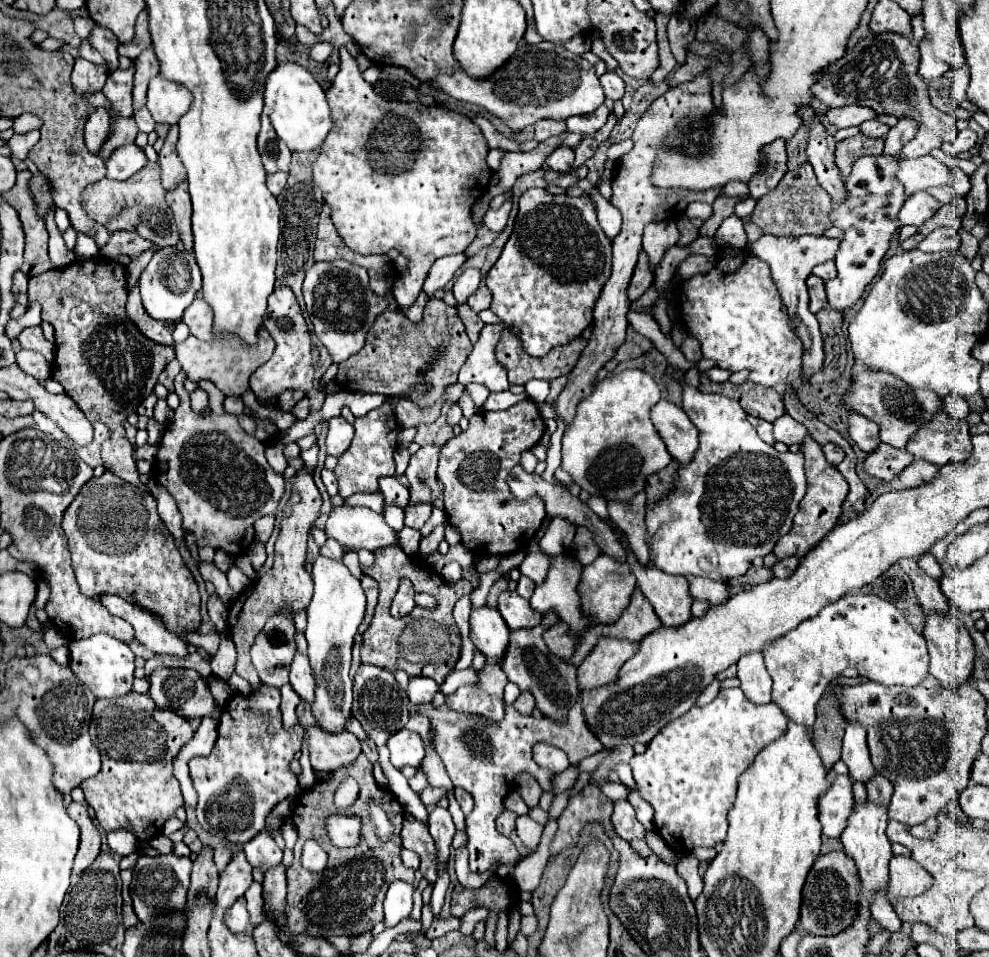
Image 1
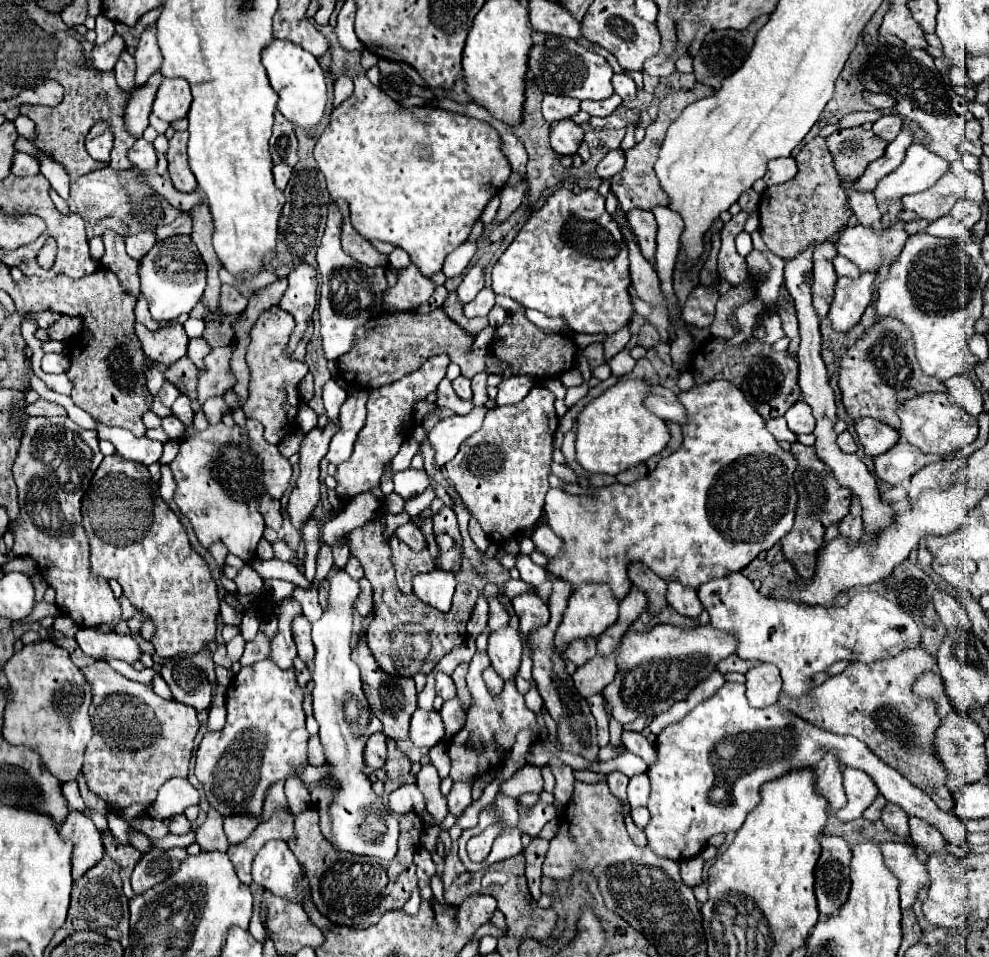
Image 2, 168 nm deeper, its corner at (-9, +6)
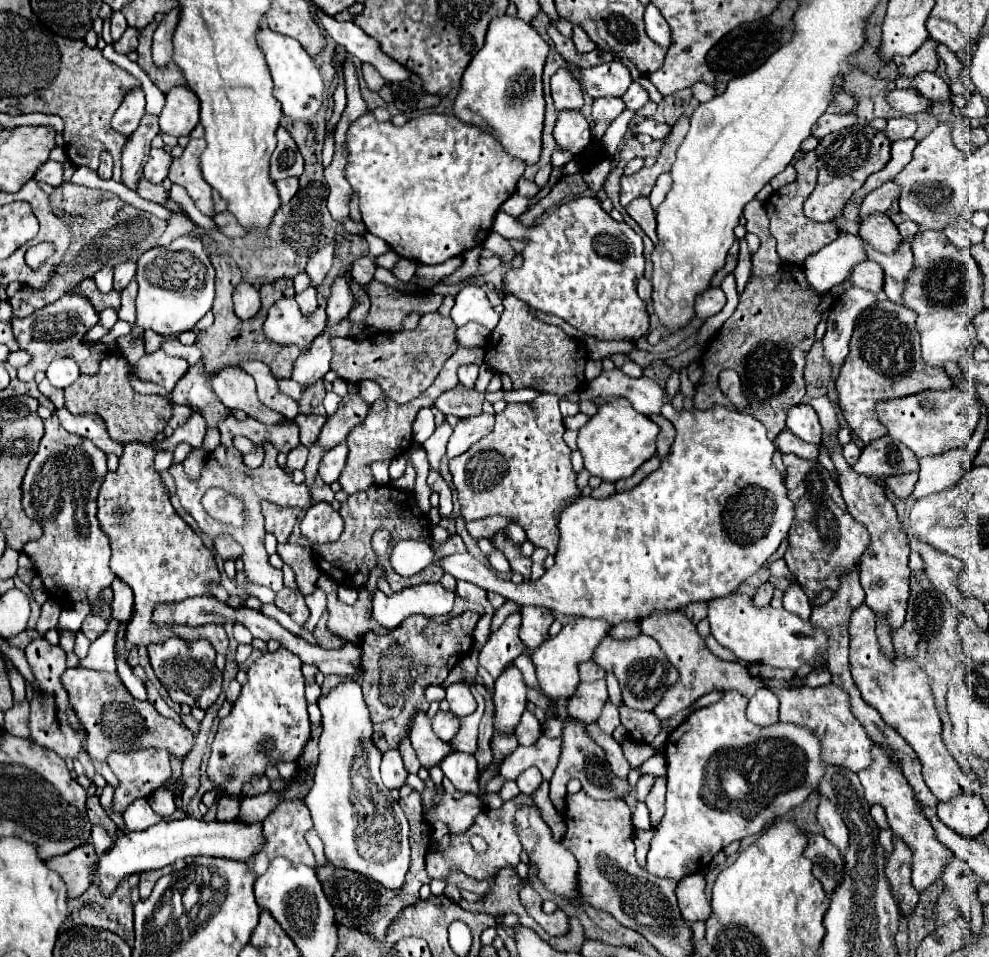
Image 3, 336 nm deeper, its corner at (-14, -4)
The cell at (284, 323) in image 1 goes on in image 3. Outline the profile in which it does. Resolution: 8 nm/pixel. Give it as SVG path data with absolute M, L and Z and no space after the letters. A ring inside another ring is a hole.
M328 244L324 246L322 250L318 250L310 260L308 260L308 266L306 266L306 274L310 278L310 284L314 288L318 288L324 280L324 276L330 272L332 268L332 258L334 258L334 244Z

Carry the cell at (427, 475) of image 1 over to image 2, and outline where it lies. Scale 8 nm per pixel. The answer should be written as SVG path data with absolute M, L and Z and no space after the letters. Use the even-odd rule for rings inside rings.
M475 406L465 416L443 418L435 424L435 428L429 432L429 440L435 448L435 464L437 466L445 466L457 454L459 446L481 428L485 414L487 414L485 406L481 406L481 408Z

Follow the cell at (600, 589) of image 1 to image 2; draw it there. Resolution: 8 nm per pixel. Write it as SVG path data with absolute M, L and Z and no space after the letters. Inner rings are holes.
M605 584L579 586L571 594L569 604L563 612L563 620L555 634L555 650L563 654L565 648L569 646L569 642L573 642L577 638L587 638L587 636L595 638L595 636L603 634L617 620L617 614L619 614L619 602L617 602L617 598L613 598L613 594L609 594L609 586L605 586Z

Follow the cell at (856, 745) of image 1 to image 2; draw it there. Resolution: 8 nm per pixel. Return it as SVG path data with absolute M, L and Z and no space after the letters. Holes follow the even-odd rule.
M725 682L709 700L701 702L701 706L695 706L683 720L677 724L669 724L655 740L657 748L657 764L647 770L651 778L651 798L649 798L649 812L651 820L645 826L645 836L649 848L661 856L669 858L675 862L689 860L697 856L705 846L707 840L715 834L727 834L727 832L737 832L747 814L761 802L761 786L765 782L771 782L775 778L781 778L789 774L791 770L801 770L801 768L813 768L817 760L821 760L823 752L831 752L837 756L837 760L843 766L851 768L861 768L871 778L875 780L879 792L899 808L903 808L907 814L917 816L925 820L929 826L941 832L941 836L953 844L953 846L969 846L967 830L959 818L955 818L953 812L939 810L937 804L917 786L913 786L907 778L903 778L897 770L889 768L885 762L881 762L863 742L859 742L853 736L839 736L839 734L829 734L807 720L791 714L789 710L781 708L779 704L773 704L769 708L751 708L745 698L745 684L737 682Z

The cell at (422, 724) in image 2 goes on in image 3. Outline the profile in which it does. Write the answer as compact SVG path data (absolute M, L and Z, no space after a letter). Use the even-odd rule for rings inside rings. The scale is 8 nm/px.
M442 710L430 720L430 724L432 724L434 734L436 734L442 742L450 742L452 736L454 736L454 734L458 732L458 728L460 728L460 720L458 720L456 716L452 716L452 712L442 712Z

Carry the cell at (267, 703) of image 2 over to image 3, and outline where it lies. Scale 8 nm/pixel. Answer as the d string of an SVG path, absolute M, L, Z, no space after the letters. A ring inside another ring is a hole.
M278 648L276 652L266 652L248 668L248 680L232 712L220 720L212 742L206 774L218 794L242 796L242 786L254 776L264 776L266 770L278 766L278 762L296 762L302 756L310 740L310 720L300 666L298 656L286 648Z

